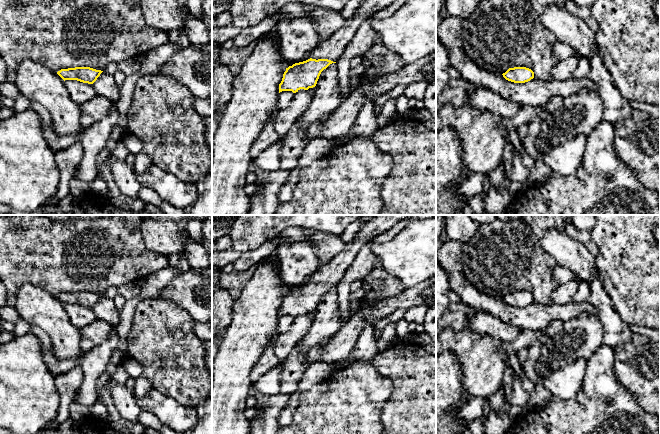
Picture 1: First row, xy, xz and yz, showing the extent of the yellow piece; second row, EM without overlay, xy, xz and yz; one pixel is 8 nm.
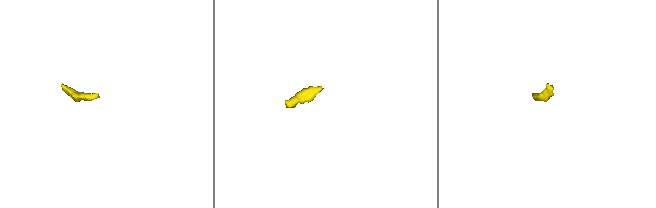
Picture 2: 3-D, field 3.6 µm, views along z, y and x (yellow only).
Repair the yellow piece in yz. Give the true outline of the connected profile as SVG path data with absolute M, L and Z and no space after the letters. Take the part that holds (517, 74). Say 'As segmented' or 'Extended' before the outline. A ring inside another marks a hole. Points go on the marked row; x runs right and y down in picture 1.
As segmented. M526 67L509 68L502 75L506 80L514 83L525 83L534 78L534 72Z

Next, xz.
Extended. M365 0L329 39L319 42L308 60L286 68L279 84L279 93L282 91L296 93L300 89L308 90L315 87L321 72L330 64L336 63L363 21L394 1L396 0Z

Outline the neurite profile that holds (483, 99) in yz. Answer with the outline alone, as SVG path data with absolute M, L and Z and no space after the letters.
M479 88L469 93L469 104L479 110L489 110L503 117L512 118L521 109L517 103L513 103L503 98L500 94Z

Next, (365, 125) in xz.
M366 101L352 125L352 130L356 136L371 138L378 129L376 117L374 101Z

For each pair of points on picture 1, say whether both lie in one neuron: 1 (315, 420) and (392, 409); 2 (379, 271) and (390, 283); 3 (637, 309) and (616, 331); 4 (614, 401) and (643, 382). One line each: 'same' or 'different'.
1: different
2: same
3: different
4: different

